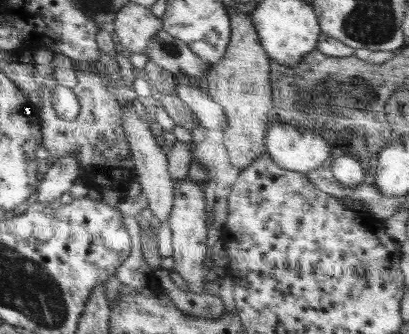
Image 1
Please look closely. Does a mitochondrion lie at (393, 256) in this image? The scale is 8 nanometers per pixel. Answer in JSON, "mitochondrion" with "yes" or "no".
{"mitochondrion":"no"}

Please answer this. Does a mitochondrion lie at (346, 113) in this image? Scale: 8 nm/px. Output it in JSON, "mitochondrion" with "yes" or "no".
{"mitochondrion":"yes"}

